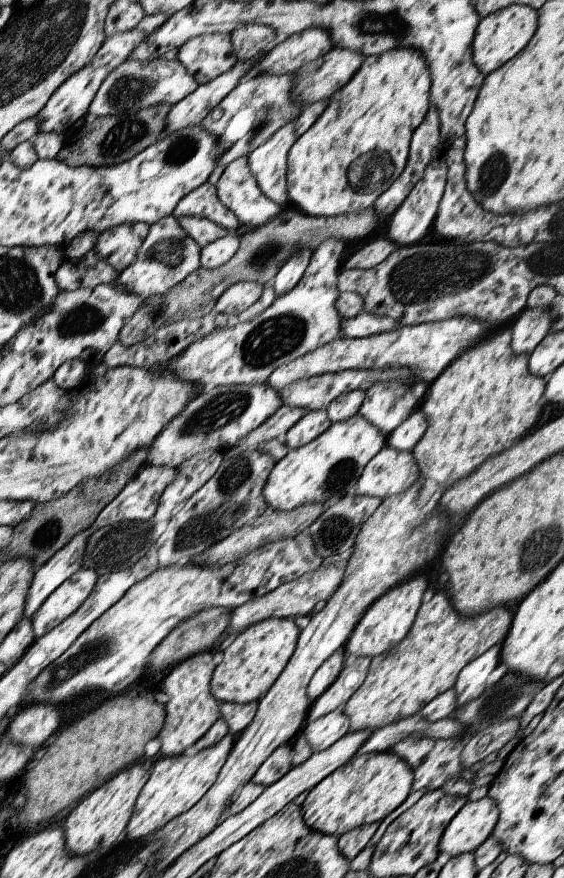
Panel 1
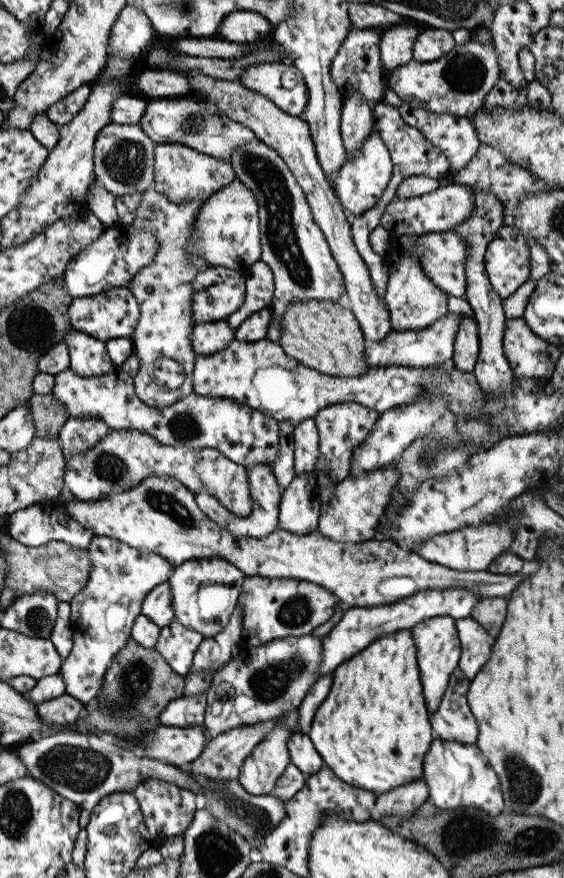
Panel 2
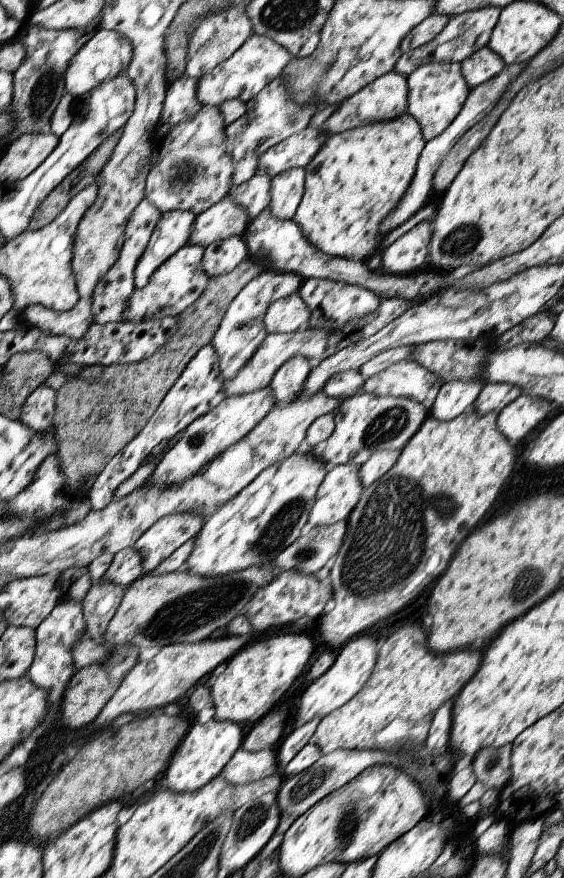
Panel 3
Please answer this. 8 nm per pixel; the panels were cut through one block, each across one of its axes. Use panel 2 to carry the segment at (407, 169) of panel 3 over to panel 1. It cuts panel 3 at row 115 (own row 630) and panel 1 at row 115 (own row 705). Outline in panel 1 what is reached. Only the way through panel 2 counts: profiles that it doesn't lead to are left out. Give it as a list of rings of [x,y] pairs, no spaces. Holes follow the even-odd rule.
[[[392,48],[385,53],[364,58],[358,72],[327,100],[322,116],[300,134],[287,160],[289,206],[316,217],[362,213],[394,184],[408,164],[409,146],[414,131],[430,110],[431,74],[426,58],[416,48]]]

